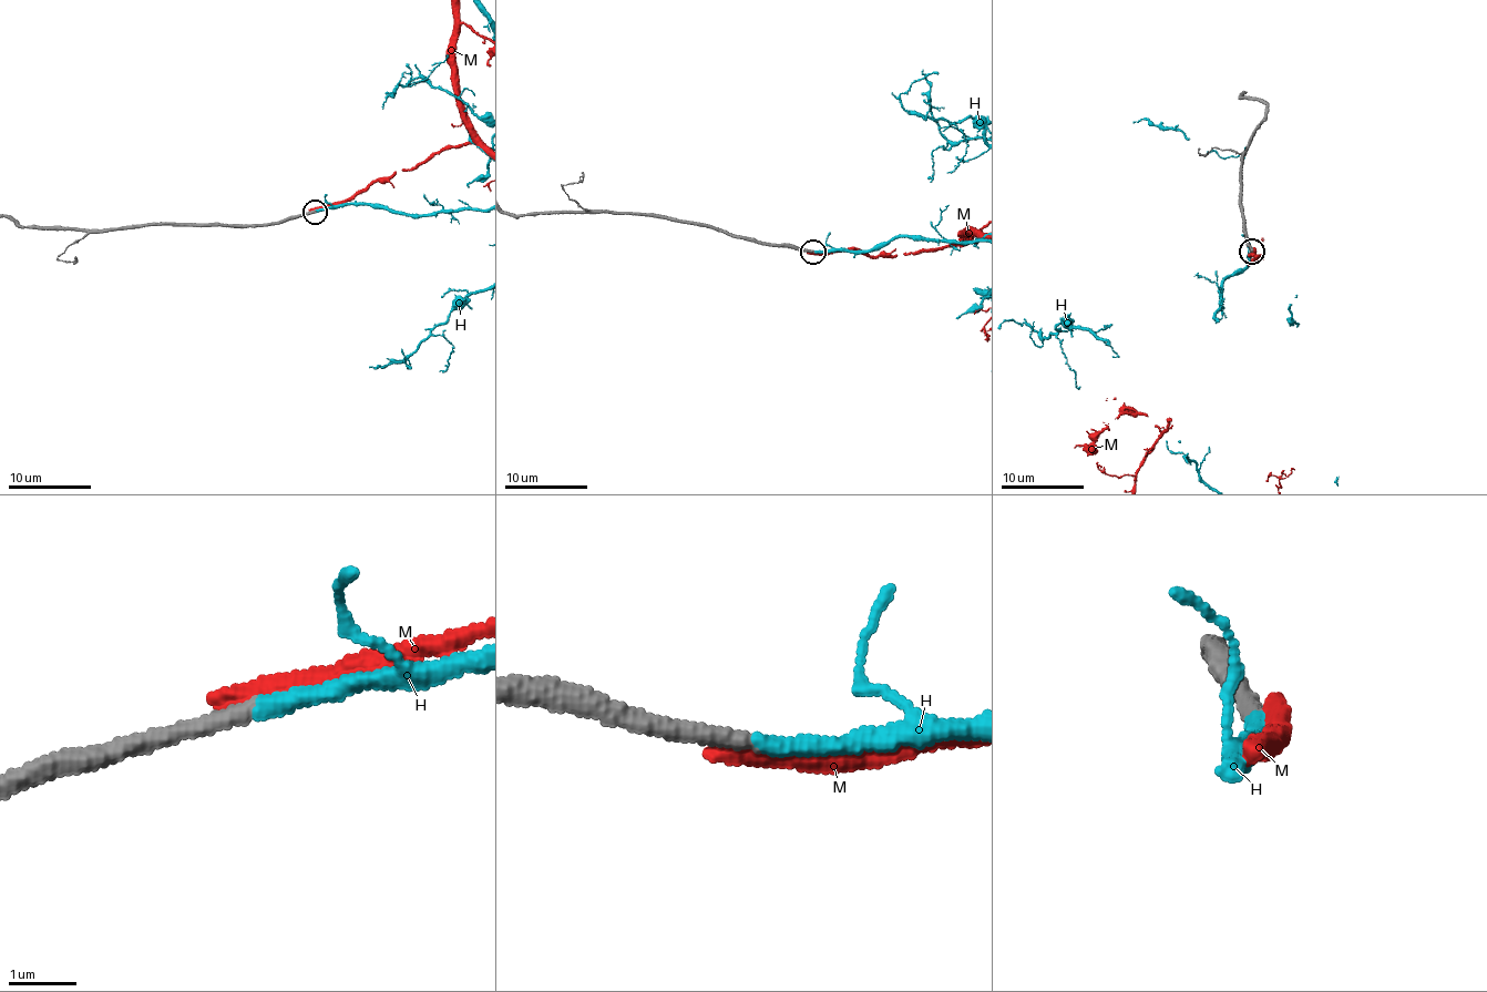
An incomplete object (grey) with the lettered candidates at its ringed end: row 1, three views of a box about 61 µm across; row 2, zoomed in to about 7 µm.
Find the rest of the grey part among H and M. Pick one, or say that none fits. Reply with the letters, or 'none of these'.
H

